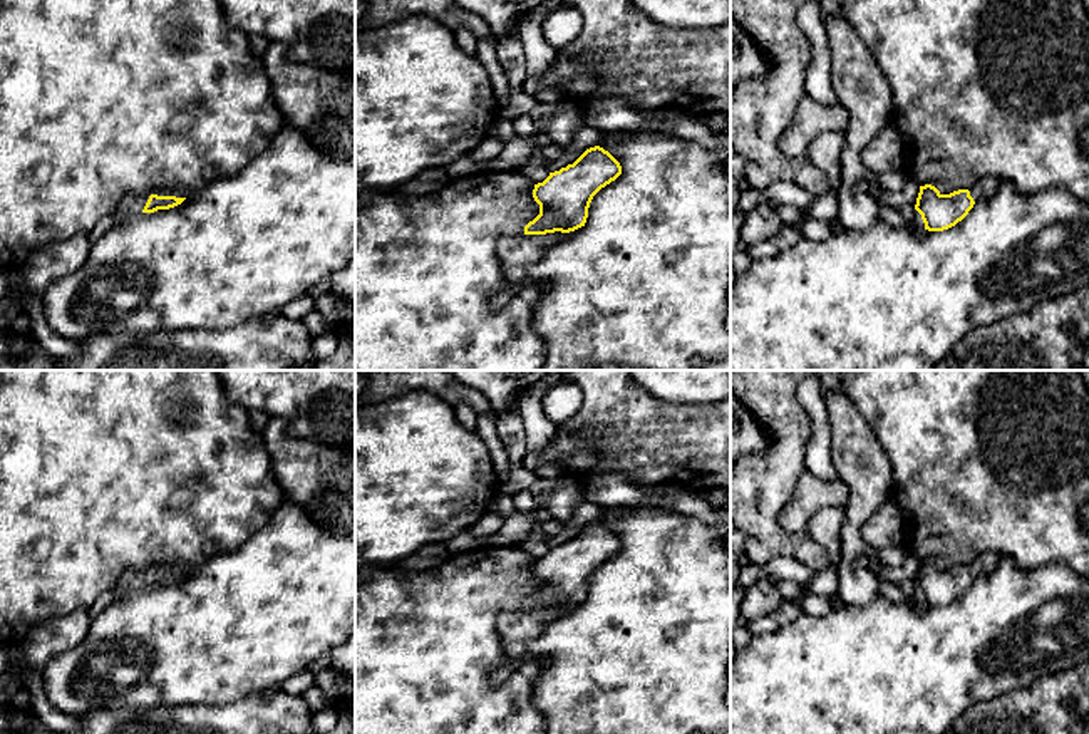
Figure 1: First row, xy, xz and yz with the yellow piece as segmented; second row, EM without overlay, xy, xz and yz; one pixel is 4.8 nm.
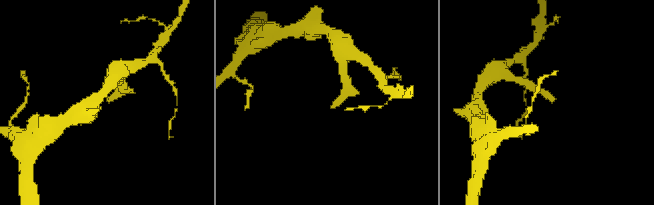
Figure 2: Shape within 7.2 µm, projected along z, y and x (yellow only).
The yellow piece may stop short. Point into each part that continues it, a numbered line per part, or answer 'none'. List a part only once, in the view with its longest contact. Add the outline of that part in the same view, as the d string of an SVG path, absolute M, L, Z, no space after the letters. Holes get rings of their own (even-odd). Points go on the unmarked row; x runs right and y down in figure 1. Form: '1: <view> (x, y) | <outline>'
1: xy (131, 580) | M161 563L144 570L127 570L114 587L116 602L142 588L151 570L186 573L189 568L183 563Z

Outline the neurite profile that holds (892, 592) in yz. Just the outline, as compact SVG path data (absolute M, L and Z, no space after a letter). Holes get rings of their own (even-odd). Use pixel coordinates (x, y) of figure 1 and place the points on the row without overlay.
M878 576L880 595L890 602L900 603L908 598L908 588L898 587Z

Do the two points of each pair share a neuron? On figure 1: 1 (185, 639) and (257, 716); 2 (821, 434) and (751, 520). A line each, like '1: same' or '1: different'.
1: different
2: different

